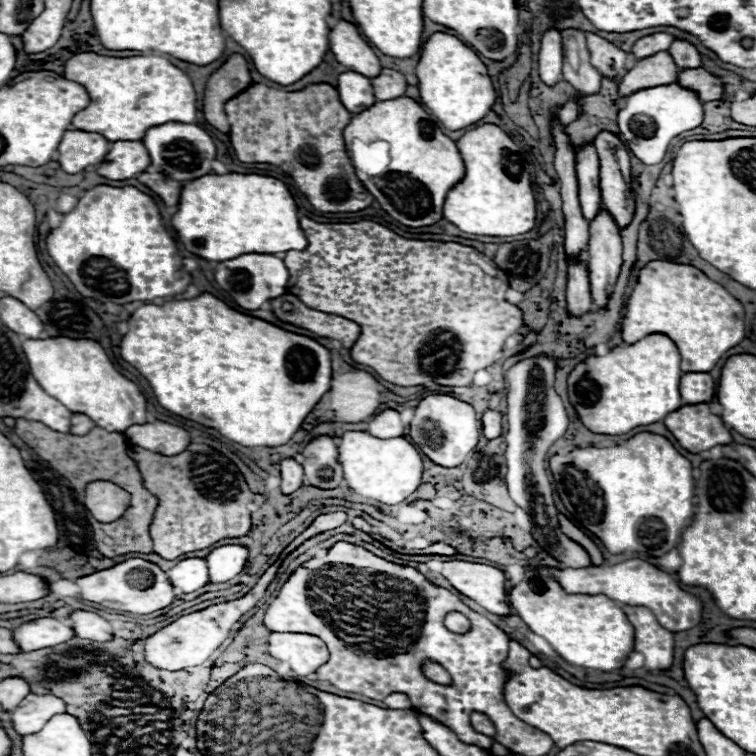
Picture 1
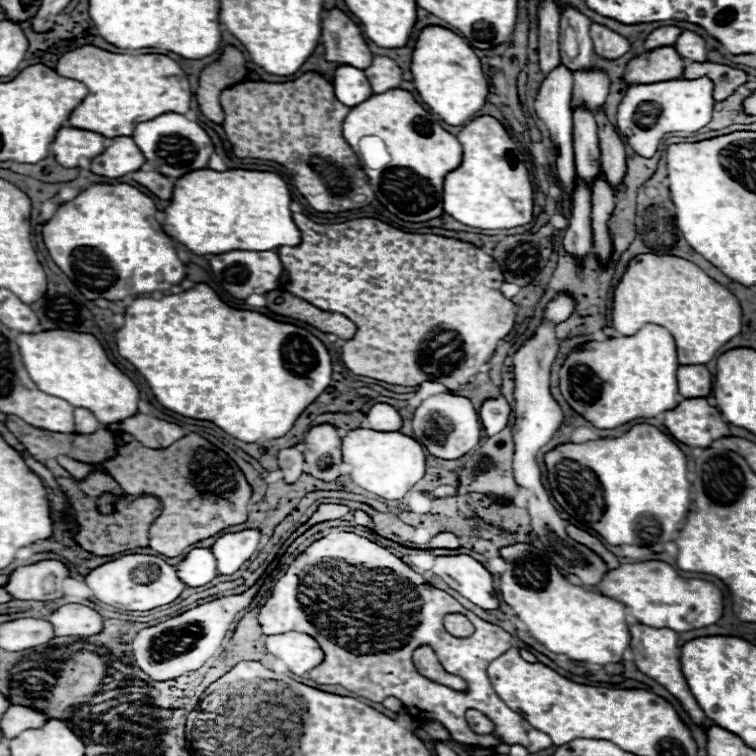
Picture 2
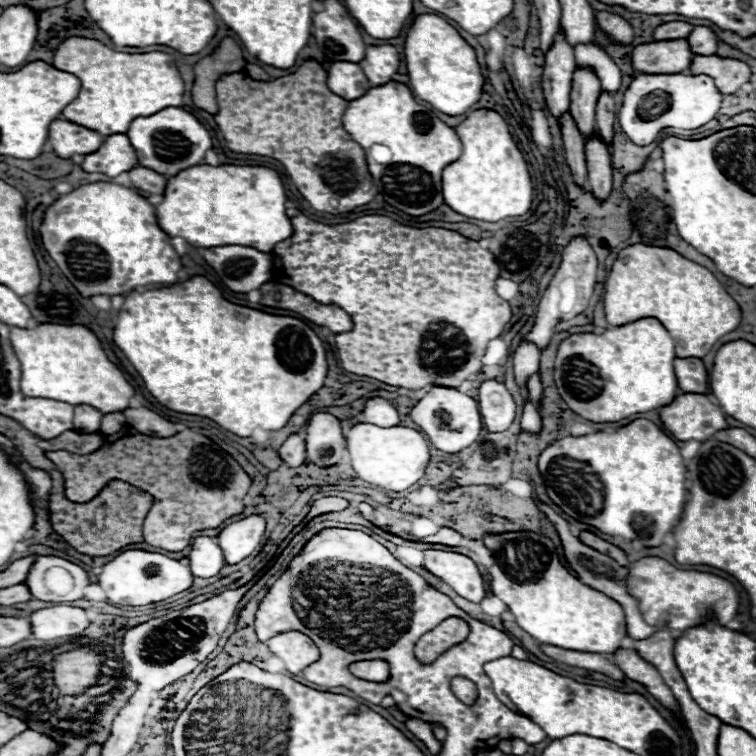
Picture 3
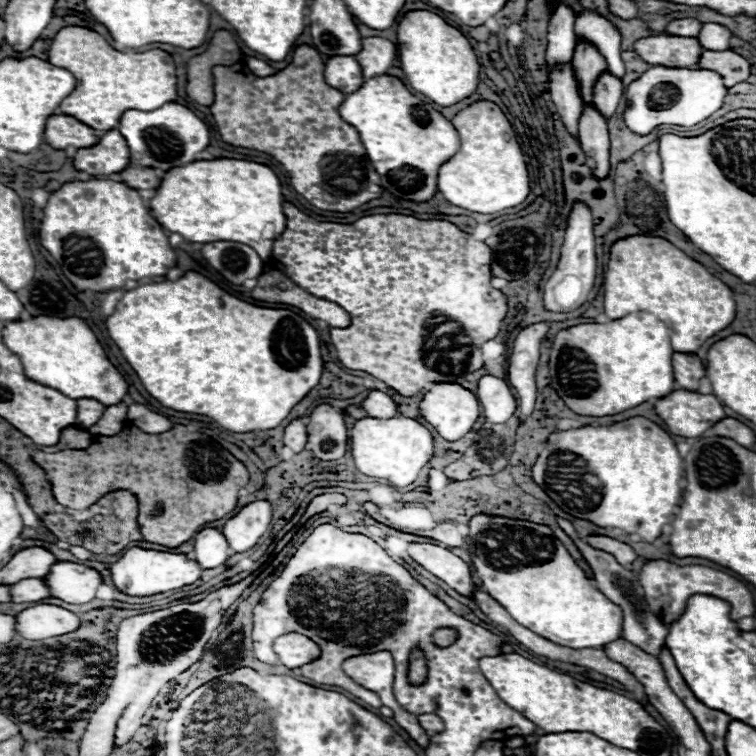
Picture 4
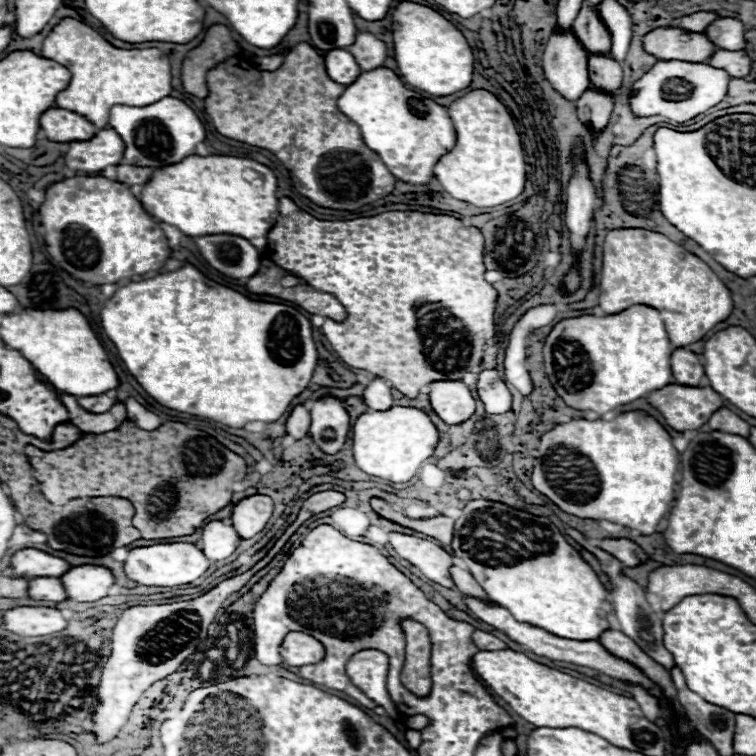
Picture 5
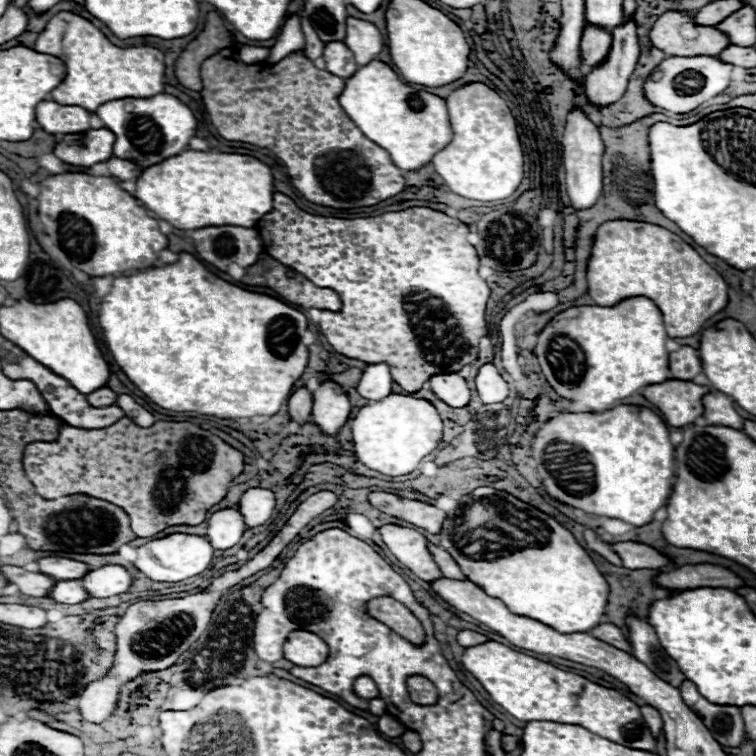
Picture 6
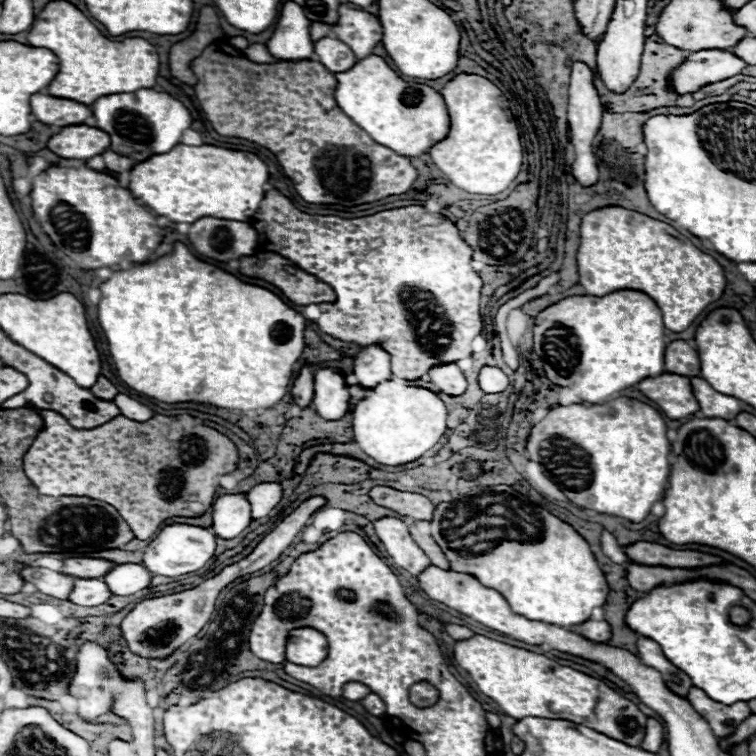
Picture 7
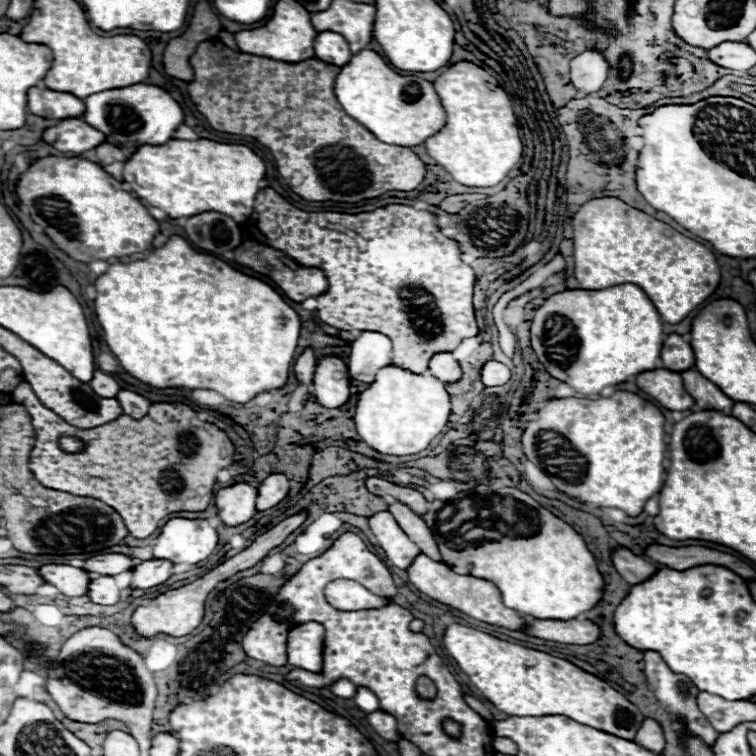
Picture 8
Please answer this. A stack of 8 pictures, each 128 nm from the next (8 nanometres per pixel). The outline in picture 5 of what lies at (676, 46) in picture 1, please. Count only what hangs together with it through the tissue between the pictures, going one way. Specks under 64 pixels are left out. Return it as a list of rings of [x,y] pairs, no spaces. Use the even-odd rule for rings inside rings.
[[[718,18],[706,28],[706,36],[724,50],[744,50],[746,28],[738,18]]]

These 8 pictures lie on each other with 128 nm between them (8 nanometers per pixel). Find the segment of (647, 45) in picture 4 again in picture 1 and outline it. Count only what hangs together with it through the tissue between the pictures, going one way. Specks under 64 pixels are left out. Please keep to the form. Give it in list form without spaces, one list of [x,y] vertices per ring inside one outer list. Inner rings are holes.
[[[660,52],[654,56],[642,58],[636,62],[636,66],[632,70],[628,70],[622,76],[620,94],[628,96],[642,88],[672,84],[672,82],[676,82],[678,72],[680,72],[680,68],[676,66],[676,62],[672,60],[672,56],[668,52]]]

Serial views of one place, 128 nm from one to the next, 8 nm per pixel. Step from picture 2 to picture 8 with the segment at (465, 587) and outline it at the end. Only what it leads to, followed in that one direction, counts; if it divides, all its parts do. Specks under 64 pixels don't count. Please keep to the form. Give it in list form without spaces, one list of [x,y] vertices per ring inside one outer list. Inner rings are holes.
[[[378,512],[378,514],[368,518],[368,526],[370,526],[372,534],[376,536],[380,548],[388,556],[388,560],[394,566],[406,570],[420,550],[418,550],[418,546],[414,546],[414,542],[410,542],[410,538],[394,522],[392,514],[390,512]]]

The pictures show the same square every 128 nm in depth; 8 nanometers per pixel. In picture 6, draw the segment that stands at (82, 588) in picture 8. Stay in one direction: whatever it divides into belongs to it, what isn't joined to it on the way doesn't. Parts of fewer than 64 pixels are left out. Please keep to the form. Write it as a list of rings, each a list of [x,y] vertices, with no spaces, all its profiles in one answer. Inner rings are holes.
[[[4,566],[2,568],[4,576],[16,584],[20,588],[22,594],[28,594],[28,596],[48,596],[48,592],[54,588],[54,584],[58,582],[56,578],[50,578],[42,572],[28,572],[24,568],[18,568],[18,566]]]

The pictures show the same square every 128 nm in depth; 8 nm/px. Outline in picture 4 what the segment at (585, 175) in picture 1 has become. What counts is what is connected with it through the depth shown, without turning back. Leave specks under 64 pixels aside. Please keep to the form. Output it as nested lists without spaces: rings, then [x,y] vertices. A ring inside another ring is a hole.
[[[576,40],[574,68],[576,68],[576,78],[580,82],[580,90],[584,96],[584,106],[588,106],[592,104],[594,78],[598,78],[602,70],[606,70],[606,58],[600,54],[600,50],[592,42]]]

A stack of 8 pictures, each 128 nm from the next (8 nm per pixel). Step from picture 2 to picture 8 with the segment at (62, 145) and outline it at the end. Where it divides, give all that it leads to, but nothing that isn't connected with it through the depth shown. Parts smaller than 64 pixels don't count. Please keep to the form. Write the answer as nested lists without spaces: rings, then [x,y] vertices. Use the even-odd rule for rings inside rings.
[[[30,88],[28,90],[28,110],[38,116],[52,118],[78,118],[84,114],[84,102],[74,98],[74,94],[62,94],[46,88]]]

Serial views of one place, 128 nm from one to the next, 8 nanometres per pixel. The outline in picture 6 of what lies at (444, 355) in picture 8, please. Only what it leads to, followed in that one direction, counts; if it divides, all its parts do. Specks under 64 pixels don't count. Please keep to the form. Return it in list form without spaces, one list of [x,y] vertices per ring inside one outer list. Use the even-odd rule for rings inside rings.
[[[452,372],[452,374],[436,374],[434,378],[430,378],[426,382],[426,386],[440,400],[444,400],[448,406],[454,406],[454,408],[462,408],[470,400],[470,388],[468,388],[466,380],[458,372]]]

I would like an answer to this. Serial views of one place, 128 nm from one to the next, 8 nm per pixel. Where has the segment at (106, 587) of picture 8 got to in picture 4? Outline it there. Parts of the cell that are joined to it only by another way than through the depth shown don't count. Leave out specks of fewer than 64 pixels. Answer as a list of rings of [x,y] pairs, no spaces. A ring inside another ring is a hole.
[[[26,578],[10,586],[12,602],[38,602],[50,598],[50,588],[44,578]]]

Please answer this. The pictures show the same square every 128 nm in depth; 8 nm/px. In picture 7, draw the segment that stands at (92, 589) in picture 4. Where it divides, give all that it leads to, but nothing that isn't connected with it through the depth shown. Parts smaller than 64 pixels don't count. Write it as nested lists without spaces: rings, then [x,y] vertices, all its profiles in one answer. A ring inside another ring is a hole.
[[[118,564],[102,580],[108,584],[110,592],[118,596],[132,596],[150,586],[154,574],[142,564]]]

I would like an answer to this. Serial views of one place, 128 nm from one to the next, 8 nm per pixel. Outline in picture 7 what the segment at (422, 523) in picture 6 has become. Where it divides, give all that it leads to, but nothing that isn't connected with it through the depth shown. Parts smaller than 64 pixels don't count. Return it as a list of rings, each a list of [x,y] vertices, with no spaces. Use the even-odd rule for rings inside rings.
[[[374,486],[370,490],[370,496],[376,502],[382,502],[386,498],[386,508],[392,508],[404,516],[412,516],[414,520],[430,520],[432,518],[432,510],[434,504],[422,496],[422,494],[414,494],[414,492],[400,492],[394,488],[384,488],[384,486]]]

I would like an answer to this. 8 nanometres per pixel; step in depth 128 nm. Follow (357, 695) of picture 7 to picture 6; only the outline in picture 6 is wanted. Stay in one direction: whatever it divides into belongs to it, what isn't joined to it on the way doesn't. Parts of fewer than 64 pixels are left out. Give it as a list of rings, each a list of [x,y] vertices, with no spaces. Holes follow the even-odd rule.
[[[360,676],[358,680],[355,680],[354,694],[358,694],[360,698],[366,698],[366,700],[380,696],[380,694],[378,694],[378,688],[376,688],[376,684],[374,684],[374,680],[368,678],[368,676]]]

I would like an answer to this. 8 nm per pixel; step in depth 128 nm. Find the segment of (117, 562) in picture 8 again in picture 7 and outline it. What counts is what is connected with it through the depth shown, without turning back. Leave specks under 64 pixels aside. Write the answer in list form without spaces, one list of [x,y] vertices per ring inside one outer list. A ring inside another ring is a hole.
[[[68,558],[64,562],[64,572],[74,578],[100,578],[116,566],[114,562],[104,558]]]

